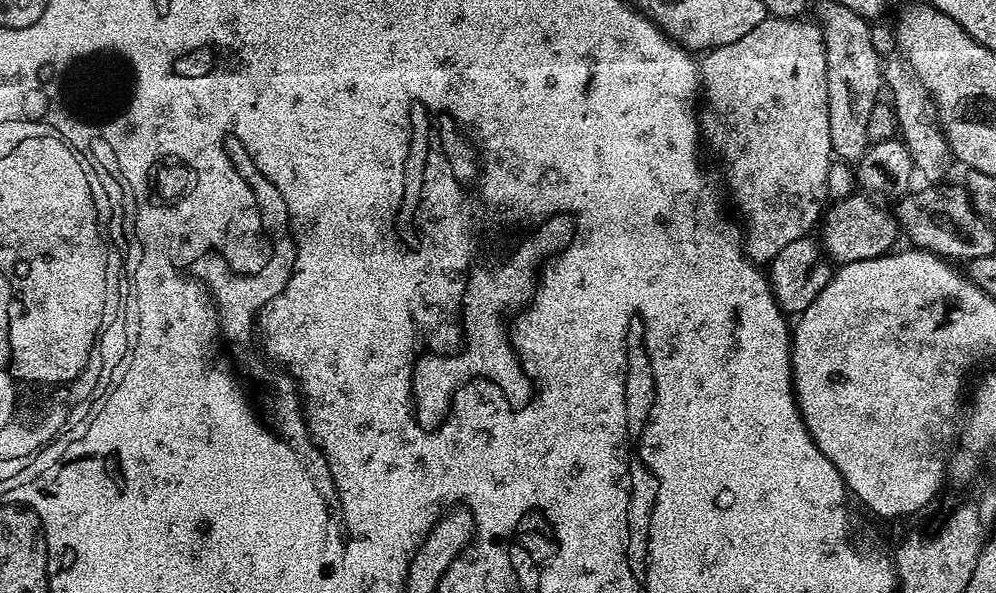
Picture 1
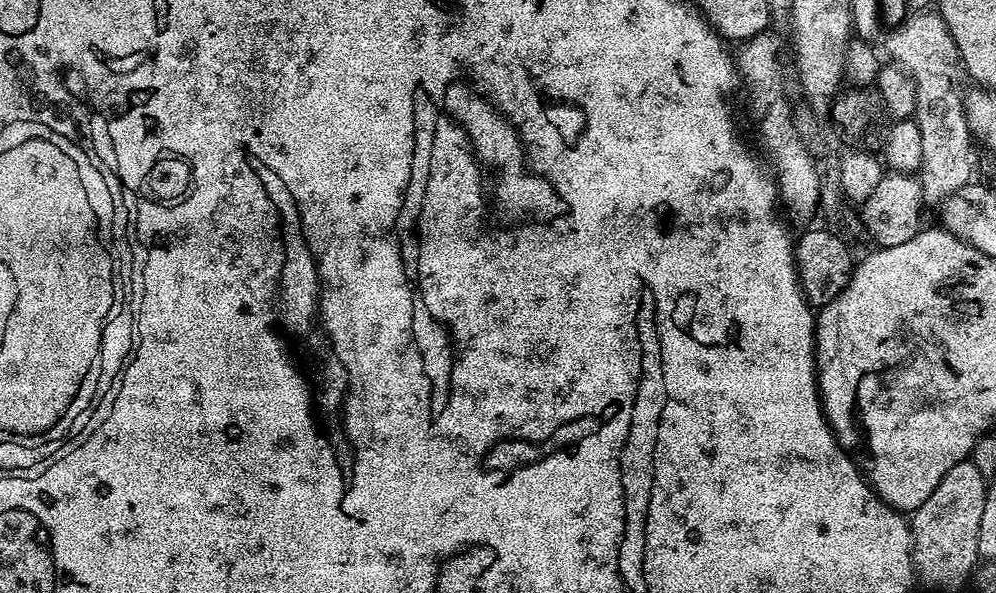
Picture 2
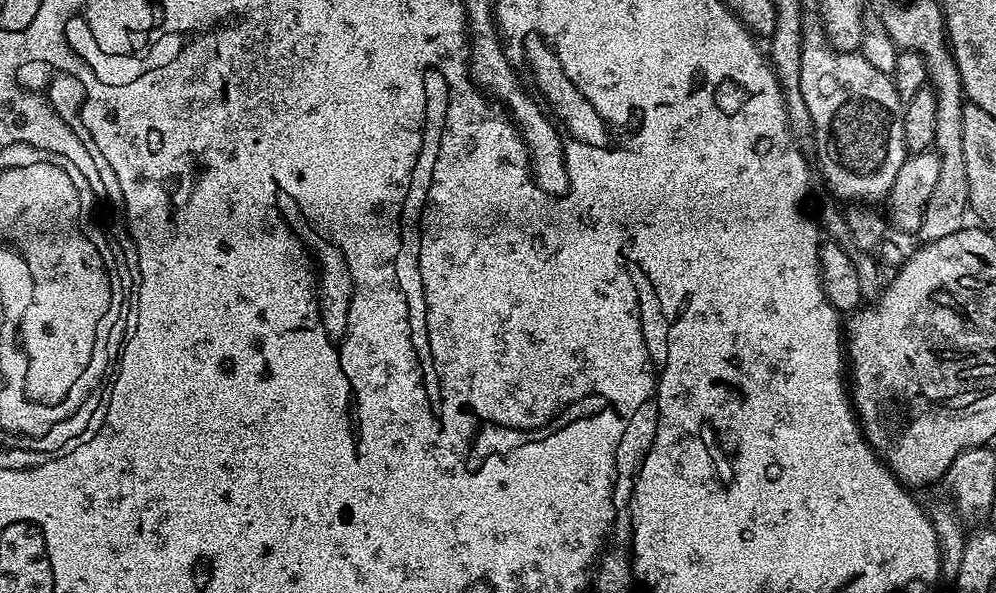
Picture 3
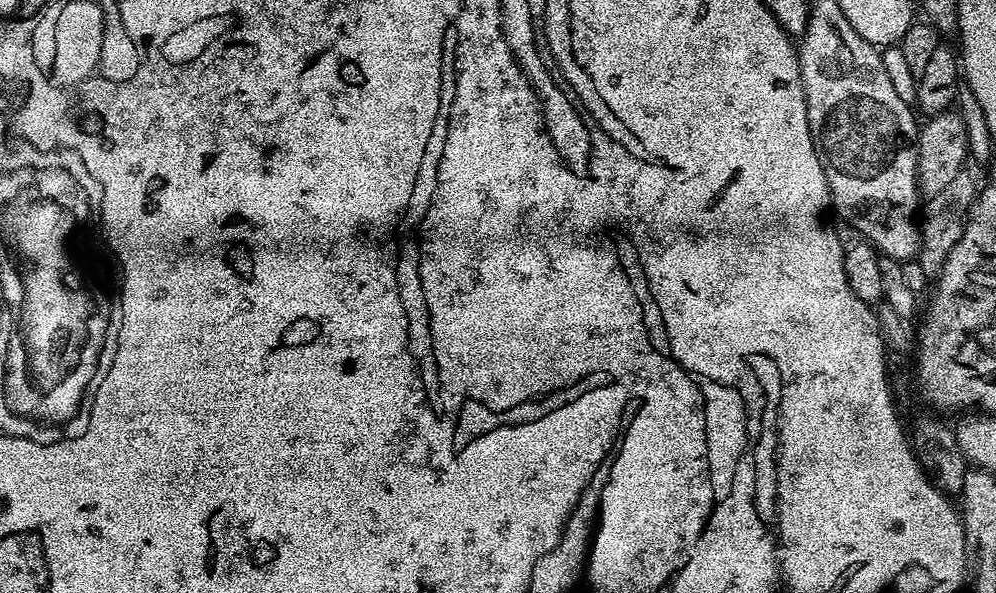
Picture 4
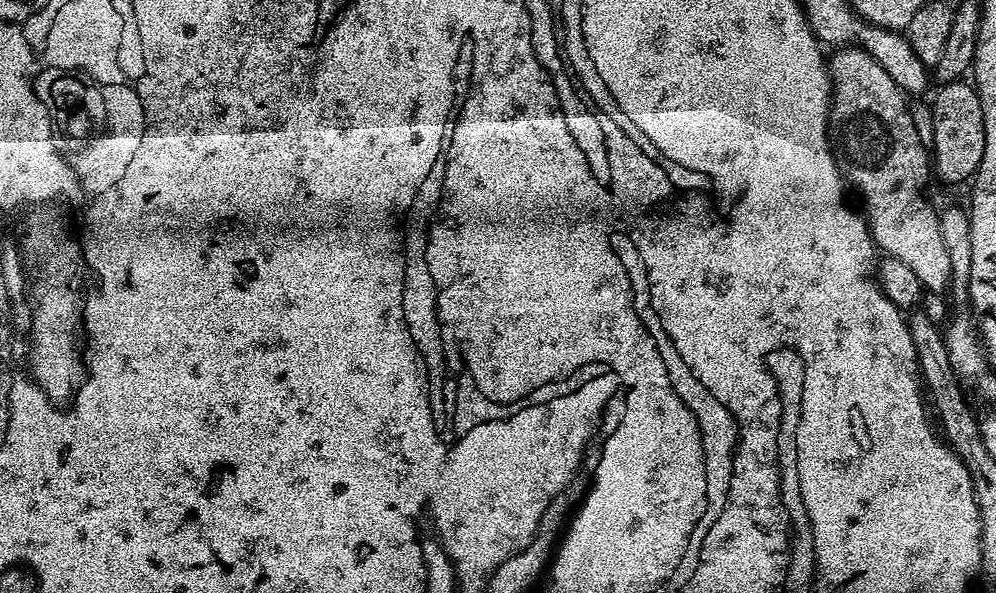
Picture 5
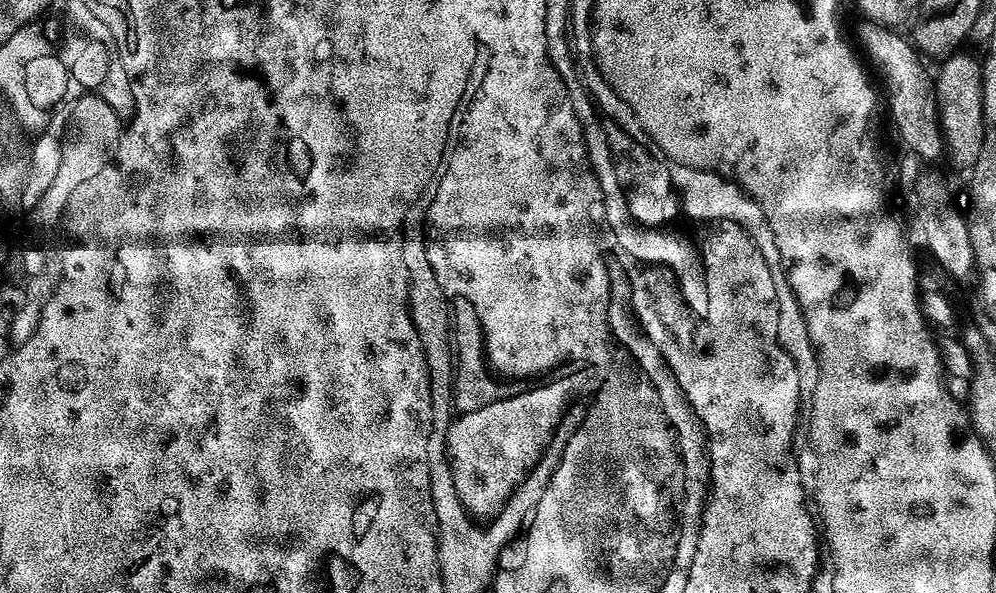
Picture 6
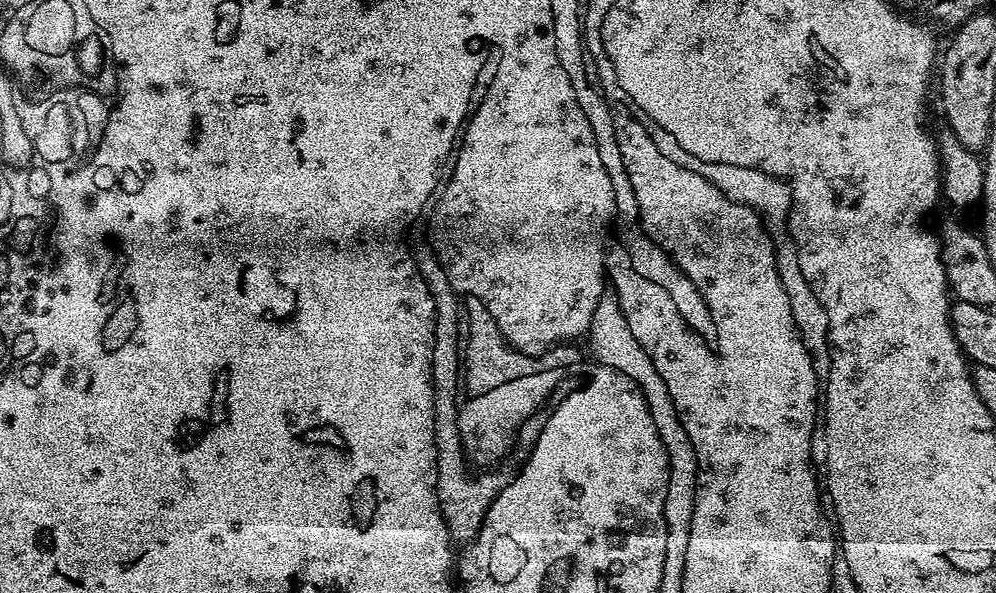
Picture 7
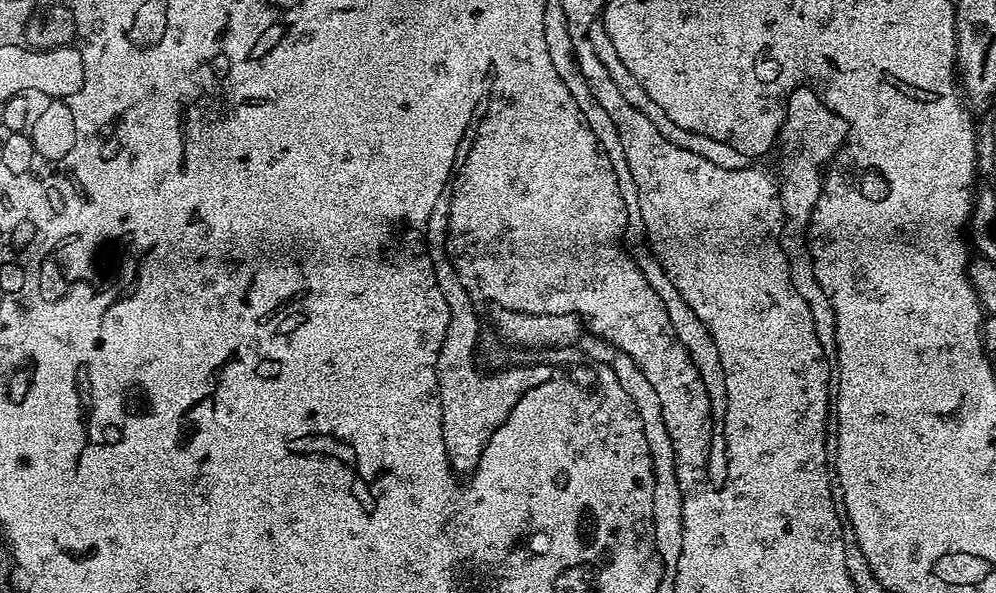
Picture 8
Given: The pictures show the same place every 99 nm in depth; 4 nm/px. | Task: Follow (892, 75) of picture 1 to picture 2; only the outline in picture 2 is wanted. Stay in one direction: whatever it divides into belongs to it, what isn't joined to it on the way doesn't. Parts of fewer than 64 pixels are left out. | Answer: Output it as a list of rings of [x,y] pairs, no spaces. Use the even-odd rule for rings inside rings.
[[[939,11],[920,12],[909,15],[907,20],[895,25],[888,37],[885,35],[884,48],[888,51],[887,58],[897,68],[908,73],[910,79],[916,84],[917,102],[914,119],[922,134],[922,166],[918,173],[920,189],[924,195],[925,205],[943,205],[946,197],[952,196],[958,190],[962,190],[973,179],[972,176],[972,148],[974,141],[972,132],[968,129],[966,112],[964,110],[965,93],[960,92],[960,76],[962,80],[962,65],[958,46],[946,26],[946,22],[939,14]]]

